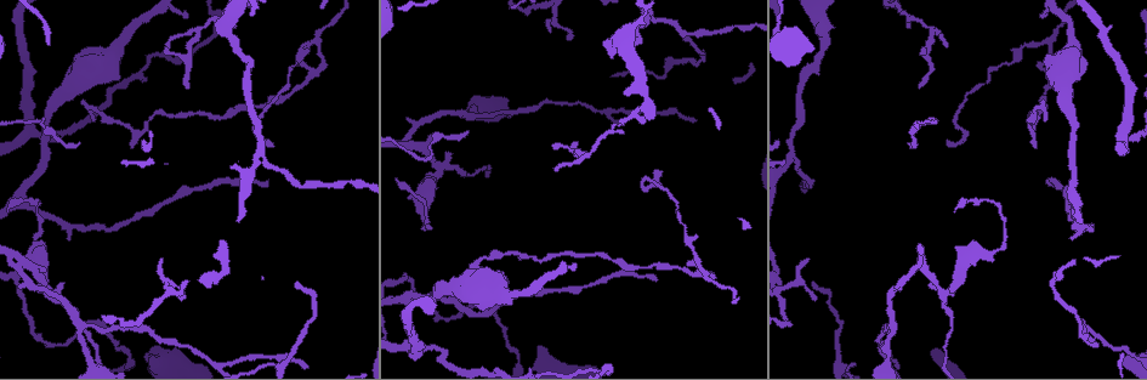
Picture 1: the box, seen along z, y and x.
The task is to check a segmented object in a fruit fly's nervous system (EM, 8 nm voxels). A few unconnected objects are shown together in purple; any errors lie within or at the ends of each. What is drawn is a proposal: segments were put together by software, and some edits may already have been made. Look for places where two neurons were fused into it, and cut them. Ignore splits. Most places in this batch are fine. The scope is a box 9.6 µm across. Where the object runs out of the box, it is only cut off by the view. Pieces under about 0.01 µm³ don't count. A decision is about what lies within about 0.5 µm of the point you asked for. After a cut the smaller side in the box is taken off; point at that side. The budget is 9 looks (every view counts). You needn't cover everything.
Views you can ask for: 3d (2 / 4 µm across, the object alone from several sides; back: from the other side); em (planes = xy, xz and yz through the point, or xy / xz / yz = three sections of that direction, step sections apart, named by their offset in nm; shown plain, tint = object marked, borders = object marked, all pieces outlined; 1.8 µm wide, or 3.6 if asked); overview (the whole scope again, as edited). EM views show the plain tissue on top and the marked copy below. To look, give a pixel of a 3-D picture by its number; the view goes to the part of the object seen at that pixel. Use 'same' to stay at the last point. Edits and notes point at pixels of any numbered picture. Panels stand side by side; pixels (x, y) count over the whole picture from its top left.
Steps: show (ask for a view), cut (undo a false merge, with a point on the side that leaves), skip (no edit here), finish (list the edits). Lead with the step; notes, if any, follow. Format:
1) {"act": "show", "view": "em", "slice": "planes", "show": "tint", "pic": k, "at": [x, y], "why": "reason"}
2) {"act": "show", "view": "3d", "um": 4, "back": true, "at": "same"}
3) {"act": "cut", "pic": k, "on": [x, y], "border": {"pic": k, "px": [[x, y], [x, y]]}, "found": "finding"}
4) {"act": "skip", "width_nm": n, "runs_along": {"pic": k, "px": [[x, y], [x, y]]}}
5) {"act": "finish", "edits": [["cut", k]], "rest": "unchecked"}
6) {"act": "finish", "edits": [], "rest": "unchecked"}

{"act": "show", "view": "3d", "um": 2, "pic": 1, "at": [262, 154], "why": "branch point"}

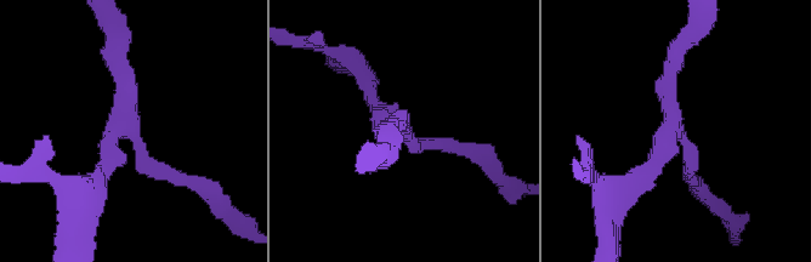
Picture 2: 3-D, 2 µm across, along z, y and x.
{"act": "show", "view": "em", "slice": "yz", "step": 16, "show": "borders", "pic": 2, "at": [672, 125], "why": "need the tissue"}

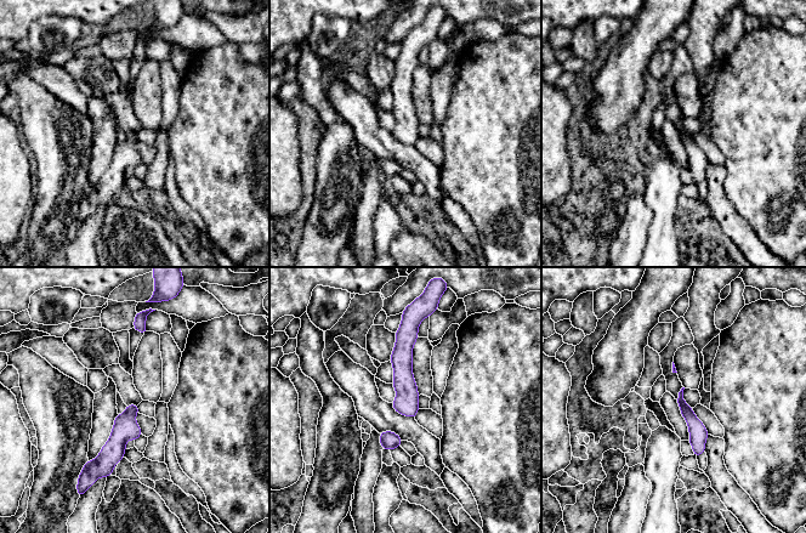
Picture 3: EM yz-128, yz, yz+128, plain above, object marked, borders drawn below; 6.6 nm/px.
{"act": "show", "view": "em", "slice": "planes", "show": "borders", "at": "same"}

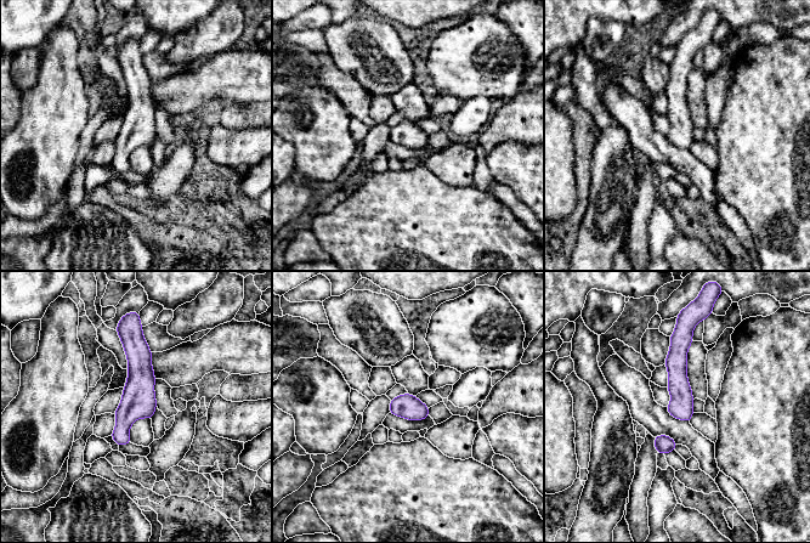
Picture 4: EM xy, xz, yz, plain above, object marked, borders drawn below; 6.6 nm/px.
{"act": "skip", "width_nm": 160, "runs_along": {"pic": 4, "px": [[130, 334], [137, 401], [119, 441]]}, "found": "one neuron here"}

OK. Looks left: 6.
{"act": "show", "view": "3d", "um": 4, "pic": 1, "at": [132, 320], "why": "abrupt turn"}

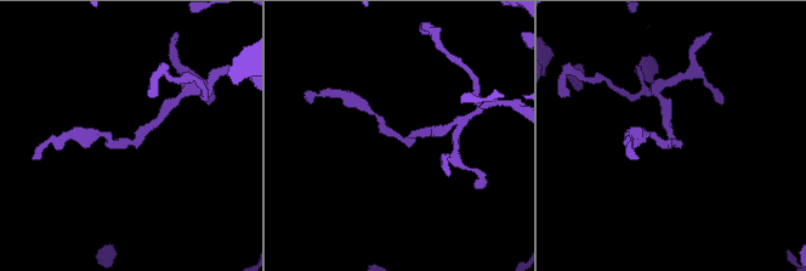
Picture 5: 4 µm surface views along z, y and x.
{"act": "show", "view": "em", "slice": "planes", "show": "tint", "pic": 5, "at": [672, 138]}

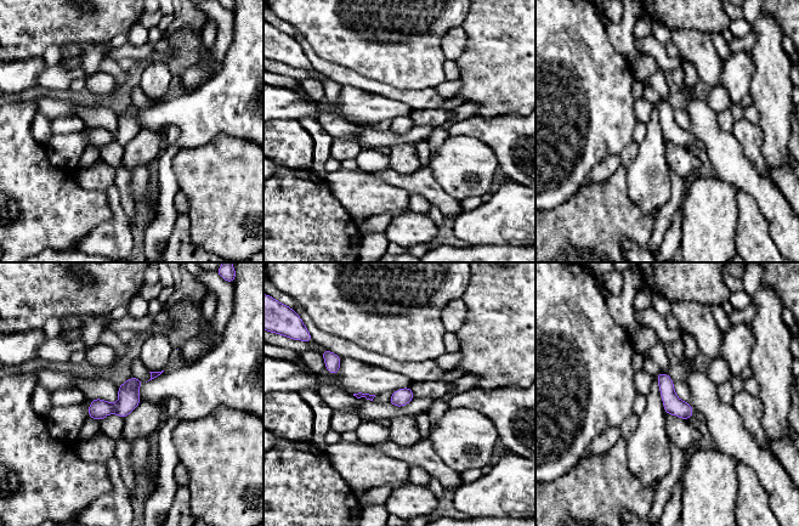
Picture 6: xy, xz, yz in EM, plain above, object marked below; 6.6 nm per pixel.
{"act": "skip", "found": "one neuron here"}

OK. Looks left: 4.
{"act": "show", "view": "em", "um": 3.6, "slice": "xy", "step": 4, "show": "tint", "pic": 1, "at": [466, 115], "why": "sharp bend"}

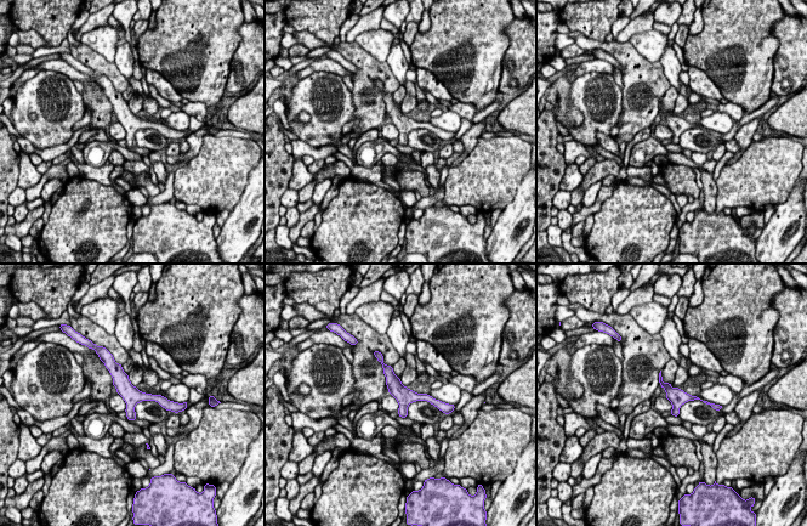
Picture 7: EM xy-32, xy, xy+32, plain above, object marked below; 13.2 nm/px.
{"act": "show", "view": "em", "um": 3.6, "slice": "planes", "show": "tint", "at": "same"}

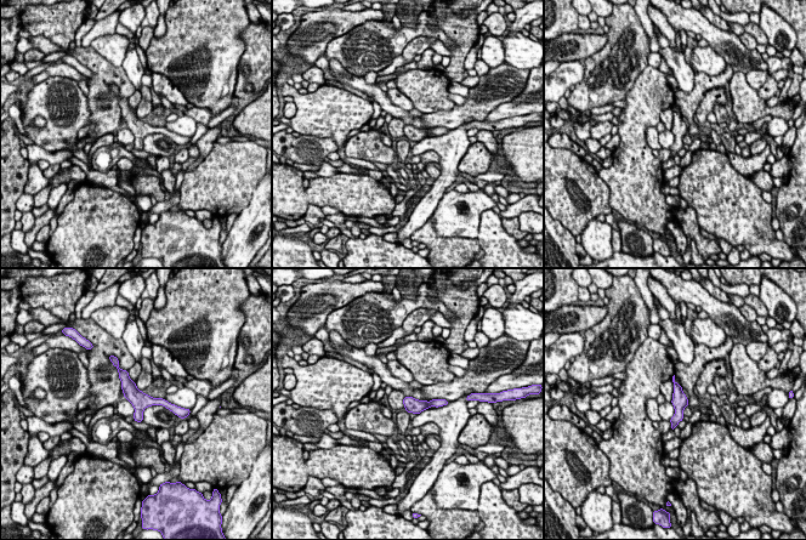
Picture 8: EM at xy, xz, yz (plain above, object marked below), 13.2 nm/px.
{"act": "skip", "runs_along": {"pic": 8, "px": [[123, 373], [142, 401], [162, 402]]}, "found": "one neuron here"}

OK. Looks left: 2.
{"act": "show", "view": "em", "slice": "planes", "show": "tint", "pic": 1, "at": [912, 266], "why": "abrupt turn"}

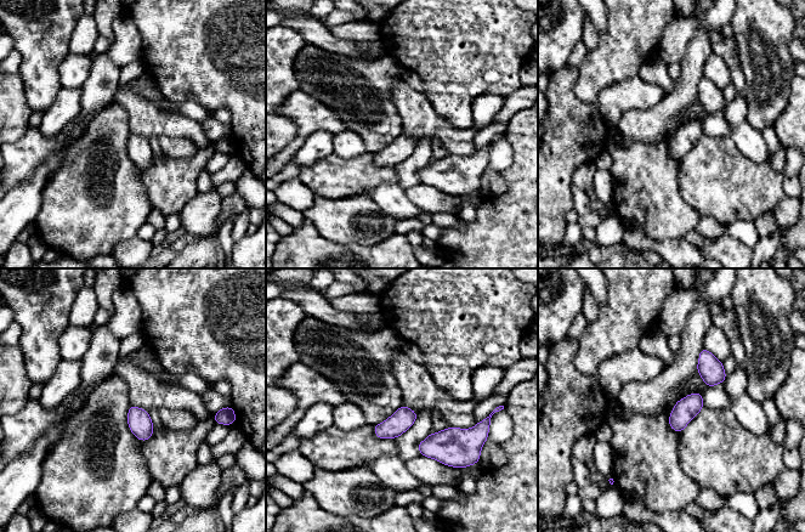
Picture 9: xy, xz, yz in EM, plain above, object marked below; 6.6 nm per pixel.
{"act": "skip", "found": "one neuron here"}

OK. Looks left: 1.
{"act": "finish", "edits": [], "rest": "unchecked"}

